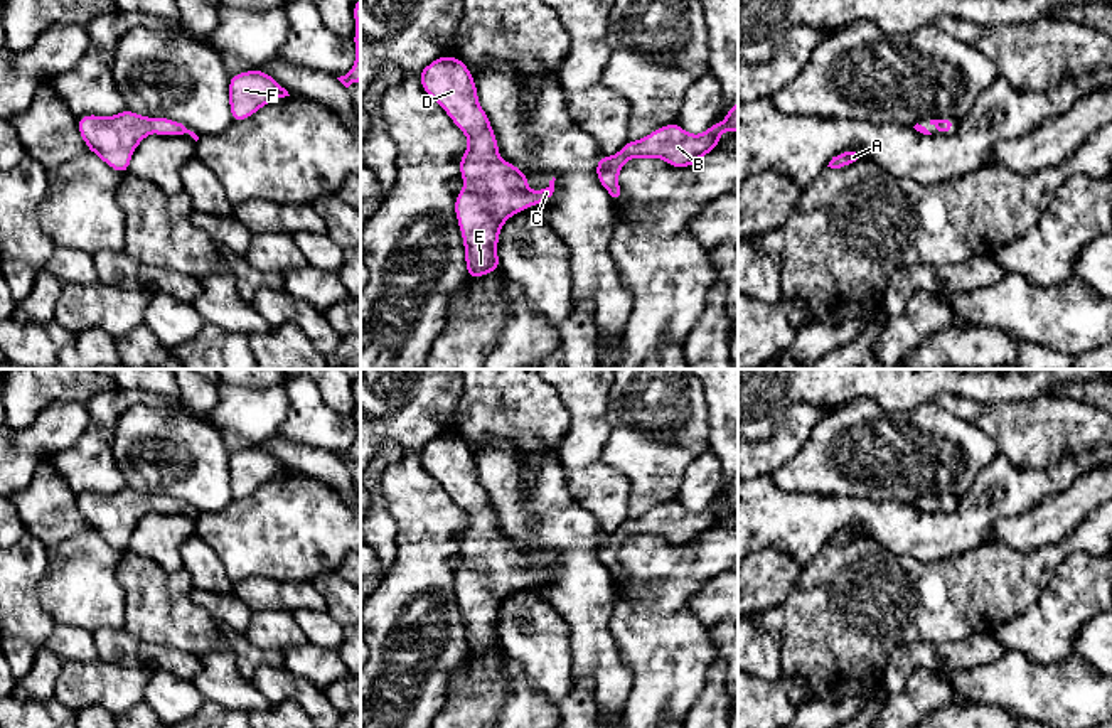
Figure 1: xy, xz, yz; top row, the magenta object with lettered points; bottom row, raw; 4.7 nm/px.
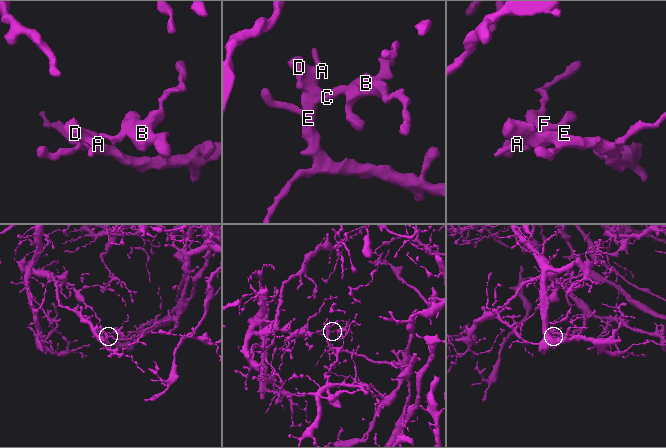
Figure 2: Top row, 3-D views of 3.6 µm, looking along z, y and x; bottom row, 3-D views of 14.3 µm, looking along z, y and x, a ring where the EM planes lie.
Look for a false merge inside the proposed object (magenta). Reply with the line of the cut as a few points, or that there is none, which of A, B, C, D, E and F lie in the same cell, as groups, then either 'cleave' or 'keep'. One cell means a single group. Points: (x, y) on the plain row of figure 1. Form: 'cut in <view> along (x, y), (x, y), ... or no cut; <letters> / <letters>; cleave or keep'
no cut; A B C D E F; keep

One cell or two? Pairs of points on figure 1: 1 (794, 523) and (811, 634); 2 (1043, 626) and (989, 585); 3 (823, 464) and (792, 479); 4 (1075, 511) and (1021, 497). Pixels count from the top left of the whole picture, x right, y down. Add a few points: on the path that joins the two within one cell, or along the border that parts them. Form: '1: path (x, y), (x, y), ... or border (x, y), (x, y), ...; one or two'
1: border (828, 545), (802, 567); two
2: border (1050, 580), (1028, 610), (993, 629); two
3: path (816, 469), (799, 474); one
4: border (1074, 482), (1003, 519); two

